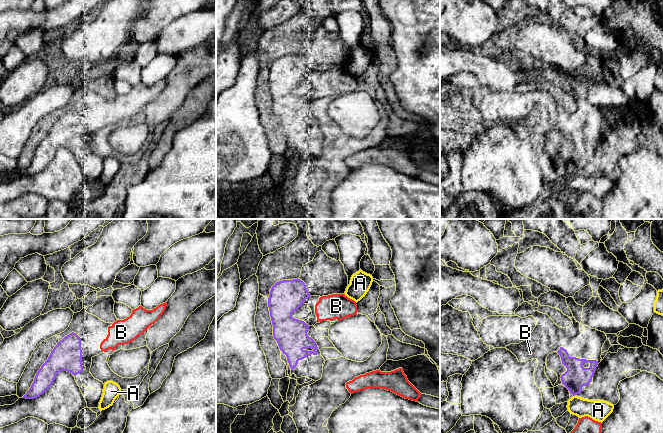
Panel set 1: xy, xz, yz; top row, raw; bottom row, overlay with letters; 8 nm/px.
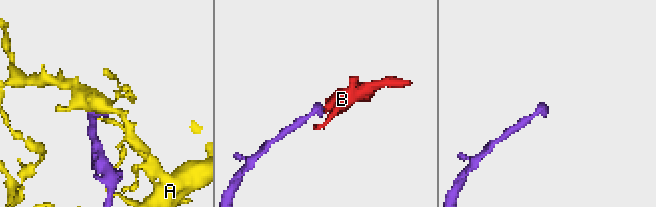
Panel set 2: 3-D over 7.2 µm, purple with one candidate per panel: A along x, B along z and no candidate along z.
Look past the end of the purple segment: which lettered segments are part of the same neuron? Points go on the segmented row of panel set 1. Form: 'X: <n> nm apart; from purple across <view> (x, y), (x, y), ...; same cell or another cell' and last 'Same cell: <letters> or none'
A: 0 nm apart; another cell
B: 80 nm apart; from purple across xz (309, 296), (316, 303); same cell
Same cell: B

